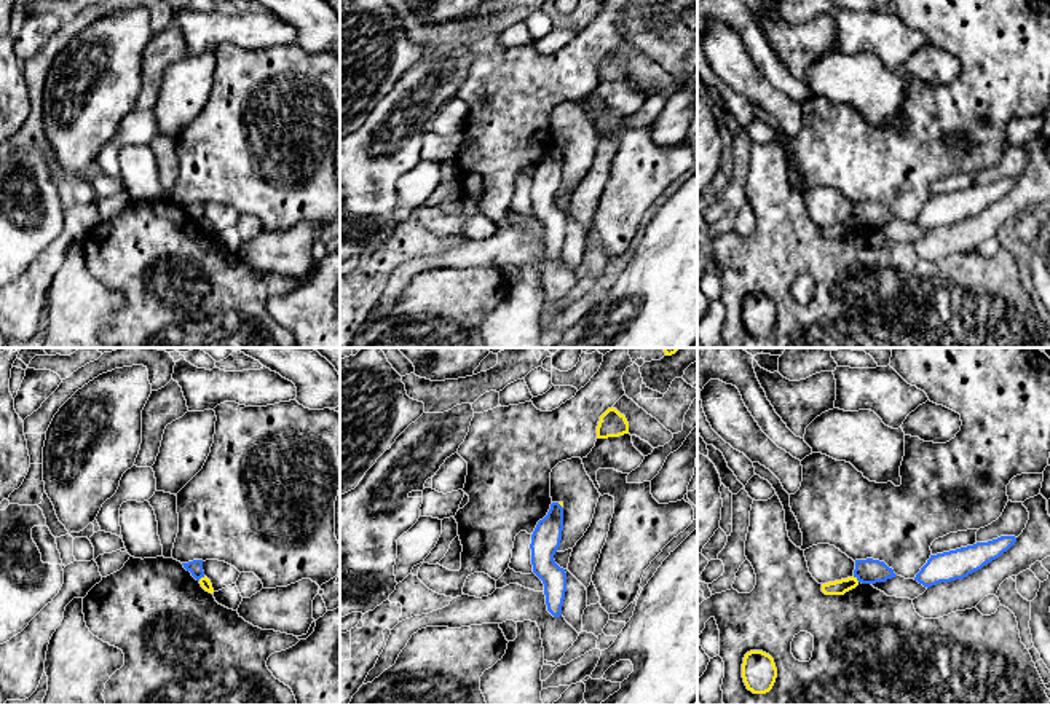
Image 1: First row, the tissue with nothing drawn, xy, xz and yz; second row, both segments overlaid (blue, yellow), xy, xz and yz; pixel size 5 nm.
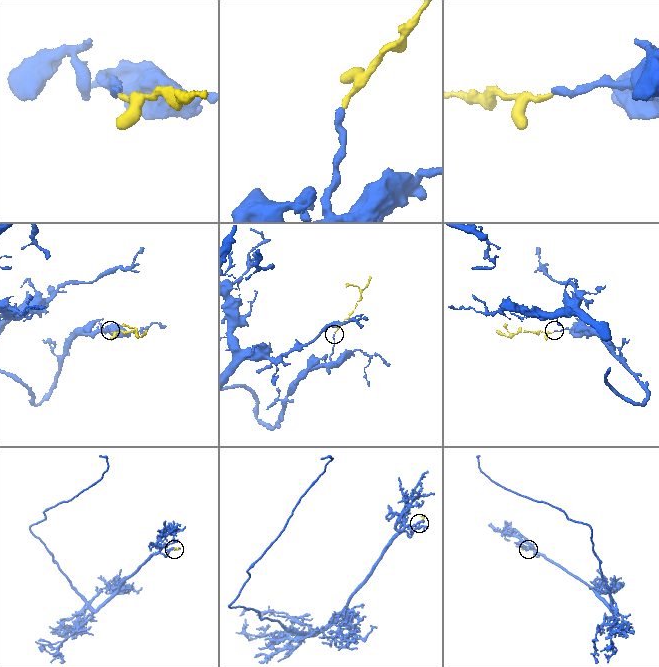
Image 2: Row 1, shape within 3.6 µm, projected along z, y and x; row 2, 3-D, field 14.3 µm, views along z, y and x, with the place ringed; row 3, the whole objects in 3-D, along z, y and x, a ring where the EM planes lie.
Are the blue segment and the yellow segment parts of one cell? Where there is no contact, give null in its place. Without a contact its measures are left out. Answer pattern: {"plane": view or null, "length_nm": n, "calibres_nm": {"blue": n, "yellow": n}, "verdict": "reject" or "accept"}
{"plane": "yz", "length_nm": 50, "calibres_nm": {"blue": 130, "yellow": 80}, "verdict": "reject"}

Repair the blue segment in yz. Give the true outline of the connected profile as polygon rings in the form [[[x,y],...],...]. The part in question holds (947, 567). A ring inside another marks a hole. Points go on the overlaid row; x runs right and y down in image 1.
[[[1001,536],[988,542],[977,542],[973,545],[930,555],[927,563],[916,574],[914,581],[929,589],[940,582],[964,579],[999,558],[1015,545],[1015,542],[1015,536]]]

